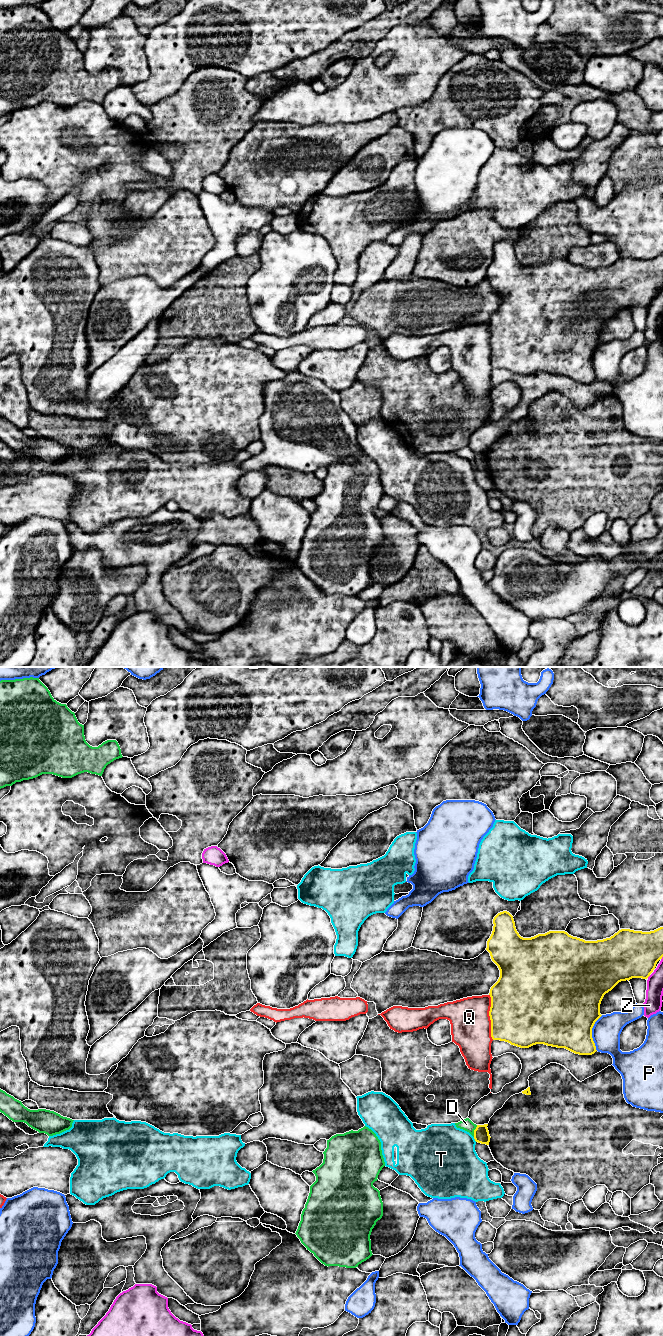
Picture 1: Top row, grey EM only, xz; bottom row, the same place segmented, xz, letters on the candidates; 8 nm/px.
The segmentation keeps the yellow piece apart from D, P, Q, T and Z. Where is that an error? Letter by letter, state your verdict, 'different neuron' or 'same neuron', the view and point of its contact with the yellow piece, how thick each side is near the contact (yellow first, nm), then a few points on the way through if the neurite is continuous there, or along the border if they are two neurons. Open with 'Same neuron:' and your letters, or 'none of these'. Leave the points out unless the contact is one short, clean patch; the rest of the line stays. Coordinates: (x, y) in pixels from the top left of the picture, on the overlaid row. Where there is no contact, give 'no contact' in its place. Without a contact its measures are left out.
Same neuron: none of these
D: different neuron; meets yellow in xz at (474, 1131); 130 nm thick on the yellow side, 90 nm on the other; border along xz (477, 1125), (473, 1136)
P: different neuron; meets yellow in xz at (591, 1033); 480 nm thick on the yellow side, 220 nm on the other
Q: different neuron; meets yellow in xz at (490, 1017); 500 nm thick on the yellow side, 320 nm on the other
T: different neuron; meets yellow in xz at (474, 1138); 130 nm thick on the yellow side, 440 nm on the other
Z: different neuron; meets yellow in xz at (648, 976); 380 nm thick on the yellow side, 140 nm on the other

